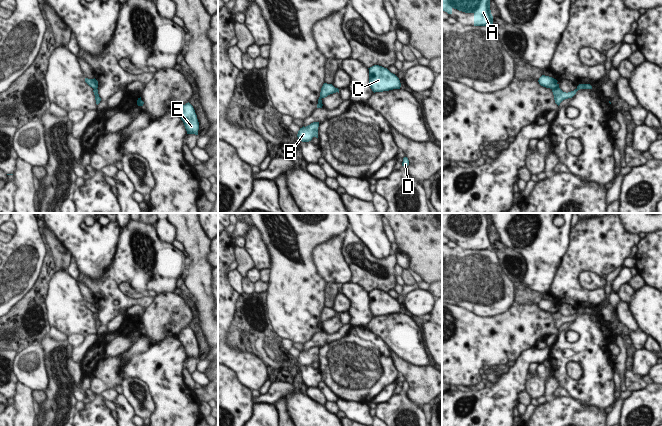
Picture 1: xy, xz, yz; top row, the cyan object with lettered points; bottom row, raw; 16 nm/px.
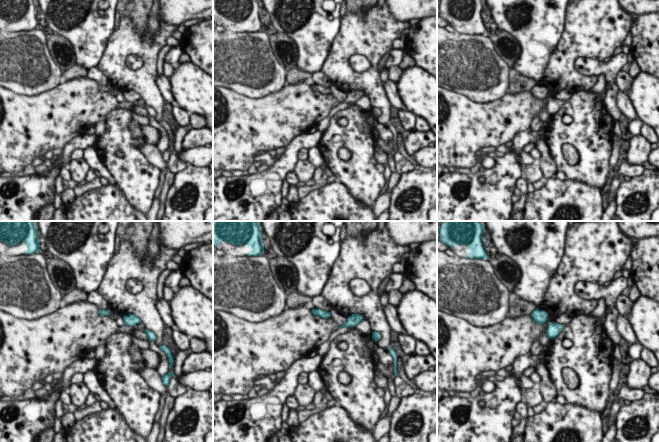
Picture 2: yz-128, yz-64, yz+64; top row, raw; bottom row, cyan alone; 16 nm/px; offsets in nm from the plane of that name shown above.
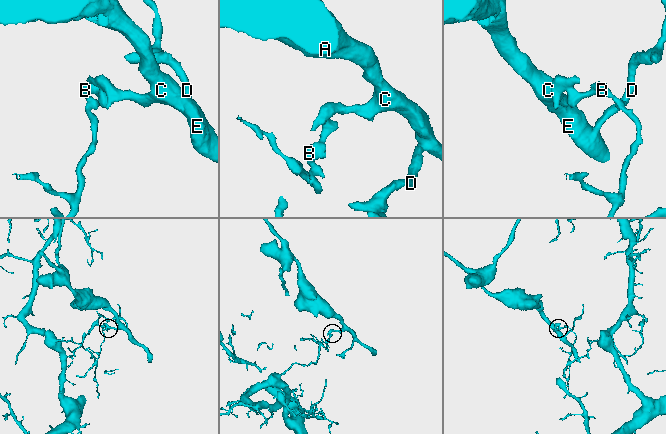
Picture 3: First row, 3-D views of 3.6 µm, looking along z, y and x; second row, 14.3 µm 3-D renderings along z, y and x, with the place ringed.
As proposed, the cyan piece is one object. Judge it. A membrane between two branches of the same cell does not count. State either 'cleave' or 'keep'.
cleave

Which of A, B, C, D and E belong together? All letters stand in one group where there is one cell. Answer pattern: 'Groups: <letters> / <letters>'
Groups: A C D E / B.

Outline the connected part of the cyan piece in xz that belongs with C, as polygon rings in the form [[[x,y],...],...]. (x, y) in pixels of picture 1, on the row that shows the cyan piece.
[[[374,65],[368,69],[369,85],[374,93],[400,89],[401,83],[399,78],[395,74],[391,73],[387,68]]]

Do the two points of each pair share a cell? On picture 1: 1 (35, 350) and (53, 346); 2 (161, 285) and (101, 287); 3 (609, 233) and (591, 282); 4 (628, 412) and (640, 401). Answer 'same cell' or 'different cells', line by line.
1: different cells
2: same cell
3: different cells
4: same cell

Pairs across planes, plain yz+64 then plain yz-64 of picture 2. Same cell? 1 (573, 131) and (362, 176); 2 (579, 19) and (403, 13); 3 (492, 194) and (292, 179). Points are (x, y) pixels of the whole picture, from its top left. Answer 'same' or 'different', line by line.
1: same
2: different
3: different

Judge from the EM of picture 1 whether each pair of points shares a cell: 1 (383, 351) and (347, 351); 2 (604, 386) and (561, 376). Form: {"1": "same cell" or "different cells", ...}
{"1": "same cell", "2": "same cell"}

